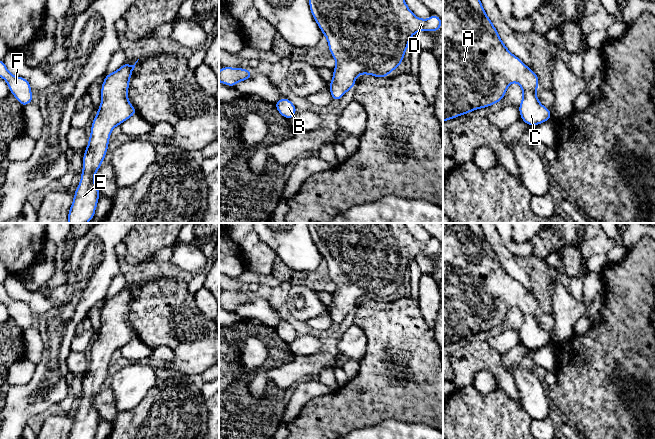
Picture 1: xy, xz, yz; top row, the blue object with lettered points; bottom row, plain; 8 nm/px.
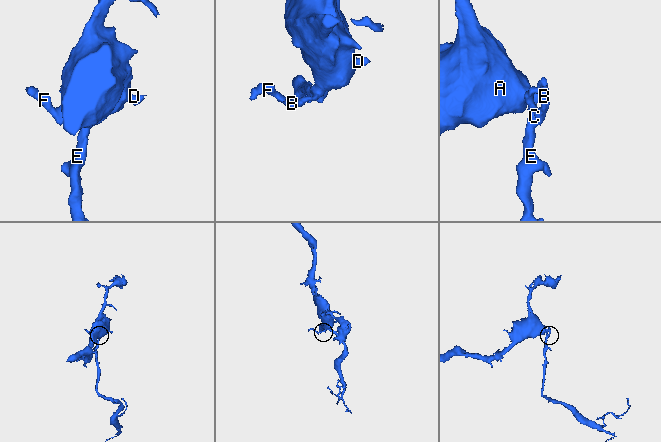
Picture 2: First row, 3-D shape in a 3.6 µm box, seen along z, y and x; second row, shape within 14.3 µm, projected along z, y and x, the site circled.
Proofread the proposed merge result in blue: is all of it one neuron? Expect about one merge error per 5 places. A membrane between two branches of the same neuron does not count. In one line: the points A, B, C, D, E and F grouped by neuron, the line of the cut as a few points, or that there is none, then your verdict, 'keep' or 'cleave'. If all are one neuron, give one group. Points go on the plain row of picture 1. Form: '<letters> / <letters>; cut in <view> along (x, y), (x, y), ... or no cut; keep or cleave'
A B C D E F; no cut; keep

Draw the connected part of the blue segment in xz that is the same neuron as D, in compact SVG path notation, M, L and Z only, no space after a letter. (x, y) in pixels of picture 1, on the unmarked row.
M309 223L309 231L337 286L333 293L333 303L329 307L332 325L341 323L348 314L354 312L355 303L360 298L386 302L403 286L410 262L416 256L436 256L442 249L441 242L435 238L431 238L428 244L415 240L404 223Z

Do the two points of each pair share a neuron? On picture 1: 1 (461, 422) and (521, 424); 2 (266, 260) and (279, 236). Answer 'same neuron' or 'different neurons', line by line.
1: same neuron
2: different neurons

